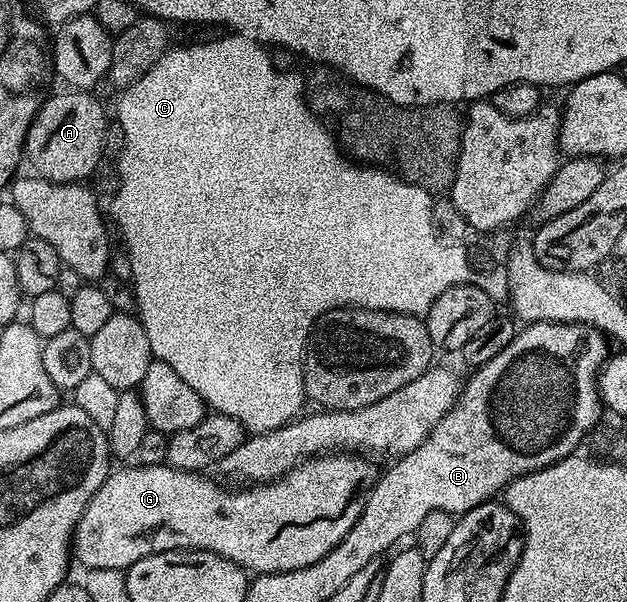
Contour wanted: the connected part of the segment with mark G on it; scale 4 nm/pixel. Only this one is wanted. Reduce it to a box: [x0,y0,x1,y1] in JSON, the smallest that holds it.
[72,453,376,576]

